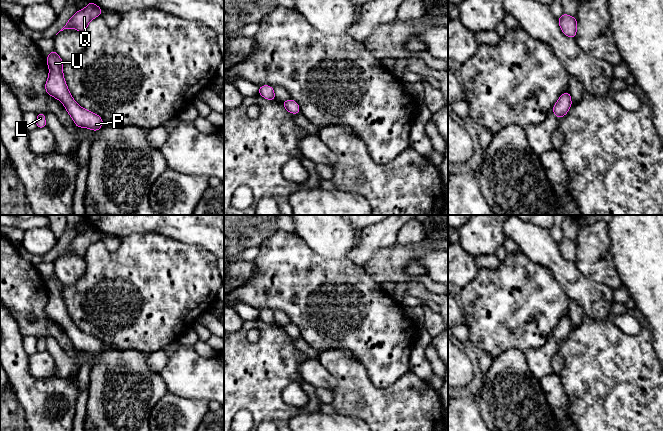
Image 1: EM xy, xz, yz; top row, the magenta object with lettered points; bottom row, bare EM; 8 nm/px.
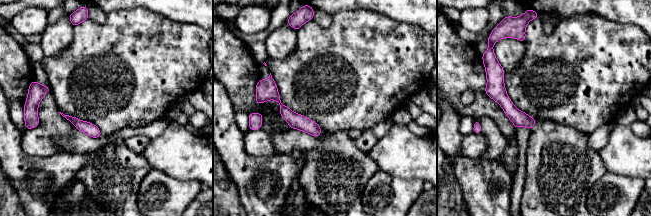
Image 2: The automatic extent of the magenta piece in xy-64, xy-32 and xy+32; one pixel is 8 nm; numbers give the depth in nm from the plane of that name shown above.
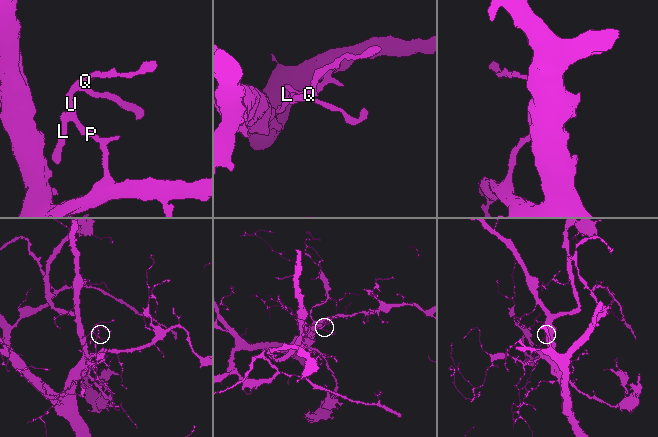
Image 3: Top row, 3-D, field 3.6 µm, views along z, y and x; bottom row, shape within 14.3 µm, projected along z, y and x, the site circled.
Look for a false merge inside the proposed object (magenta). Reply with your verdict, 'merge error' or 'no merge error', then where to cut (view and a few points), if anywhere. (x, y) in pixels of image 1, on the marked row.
no merge error | no cut

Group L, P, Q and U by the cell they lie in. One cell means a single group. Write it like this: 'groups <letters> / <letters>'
groups L P Q U

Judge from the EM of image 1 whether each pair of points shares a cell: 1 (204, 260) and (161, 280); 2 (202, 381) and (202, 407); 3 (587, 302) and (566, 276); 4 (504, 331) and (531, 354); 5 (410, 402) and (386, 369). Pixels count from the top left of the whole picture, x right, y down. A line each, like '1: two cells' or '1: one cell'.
1: one cell
2: two cells
3: one cell
4: two cells
5: two cells

